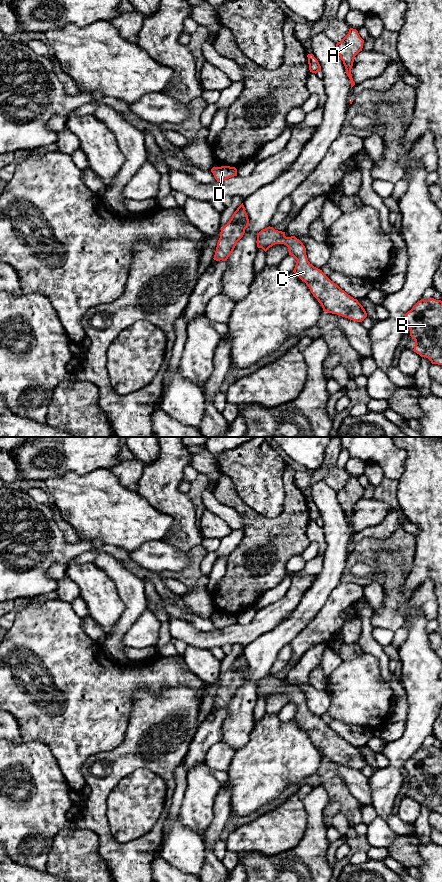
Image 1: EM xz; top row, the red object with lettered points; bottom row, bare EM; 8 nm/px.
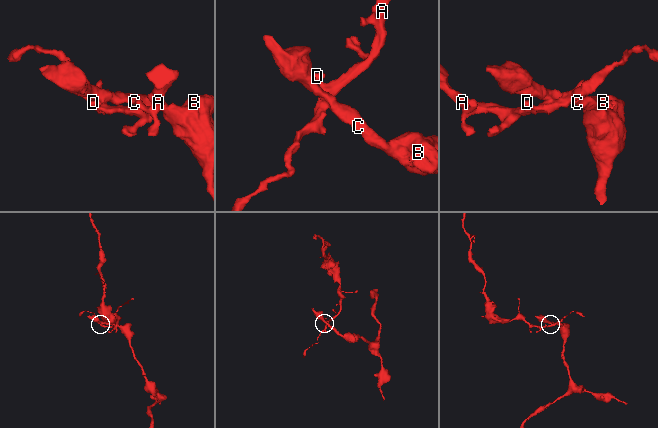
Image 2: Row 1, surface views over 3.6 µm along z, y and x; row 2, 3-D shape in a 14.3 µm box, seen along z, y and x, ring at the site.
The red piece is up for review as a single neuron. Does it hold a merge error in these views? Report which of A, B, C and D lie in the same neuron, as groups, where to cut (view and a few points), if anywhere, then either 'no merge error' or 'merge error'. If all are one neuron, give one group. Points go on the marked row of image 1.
A D / B C; cut in xz along (247, 217), (243, 223), (244, 228); merge error

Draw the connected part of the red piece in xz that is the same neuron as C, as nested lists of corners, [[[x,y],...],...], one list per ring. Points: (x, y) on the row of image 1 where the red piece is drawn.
[[[267,227],[261,230],[257,234],[257,247],[262,248],[265,252],[275,244],[284,244],[289,249],[289,255],[293,256],[297,262],[293,272],[306,283],[309,287],[313,296],[321,304],[323,311],[337,314],[342,317],[346,317],[350,320],[362,322],[366,317],[367,313],[363,306],[358,302],[357,299],[354,299],[348,295],[344,290],[342,290],[337,284],[331,281],[322,270],[314,267],[307,258],[306,249],[303,243],[297,239],[295,236],[286,237],[285,232],[275,230],[273,227]]]

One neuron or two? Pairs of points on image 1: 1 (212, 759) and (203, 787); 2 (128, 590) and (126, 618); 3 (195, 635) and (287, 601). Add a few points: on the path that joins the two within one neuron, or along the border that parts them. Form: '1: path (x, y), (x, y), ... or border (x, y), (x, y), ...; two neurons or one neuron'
1: border (203, 761), (211, 768); two neurons
2: path (130, 597), (130, 611); one neuron
3: path (218, 637), (247, 634), (264, 621); one neuron

